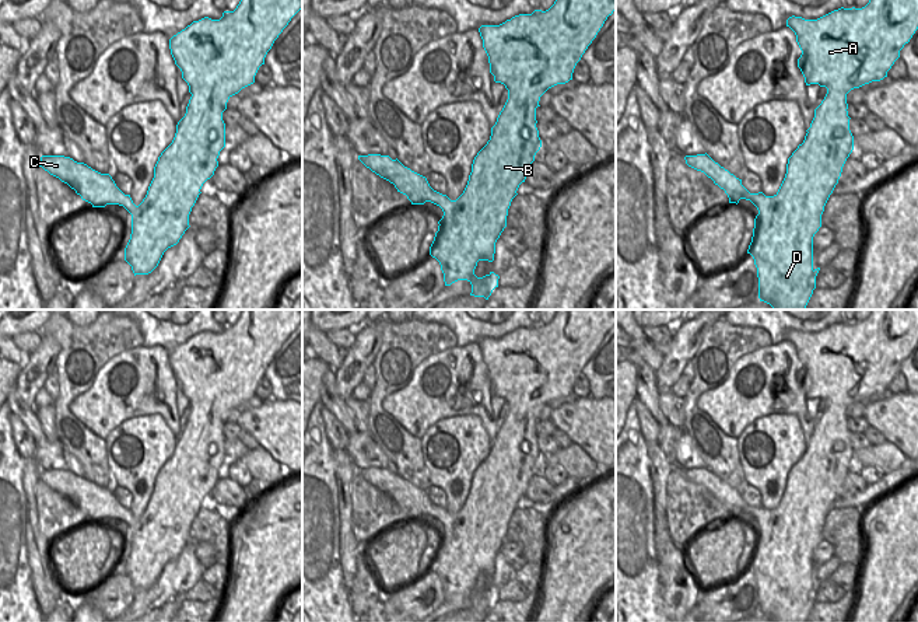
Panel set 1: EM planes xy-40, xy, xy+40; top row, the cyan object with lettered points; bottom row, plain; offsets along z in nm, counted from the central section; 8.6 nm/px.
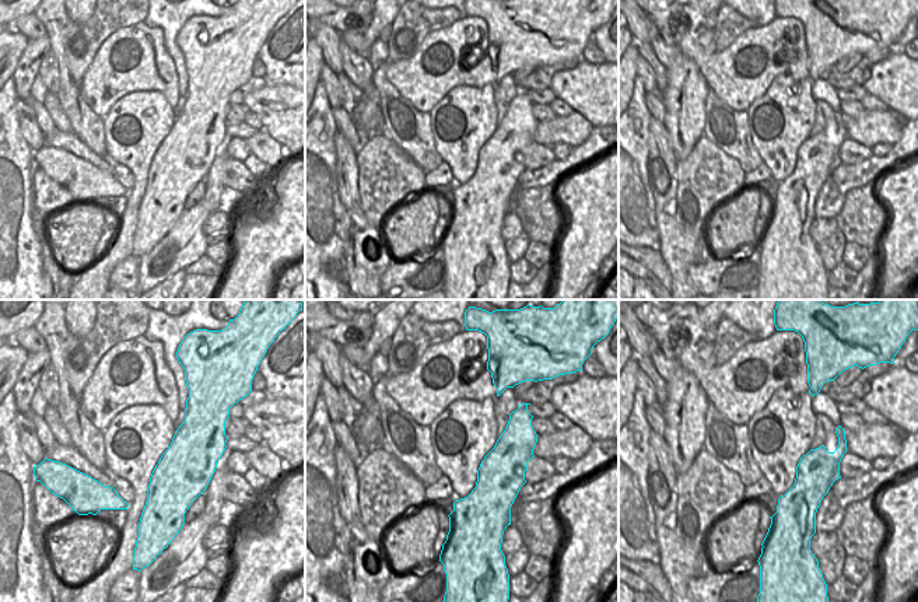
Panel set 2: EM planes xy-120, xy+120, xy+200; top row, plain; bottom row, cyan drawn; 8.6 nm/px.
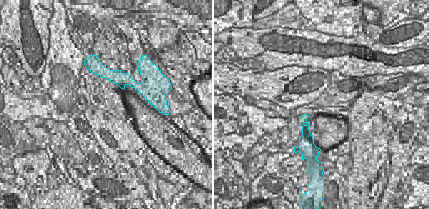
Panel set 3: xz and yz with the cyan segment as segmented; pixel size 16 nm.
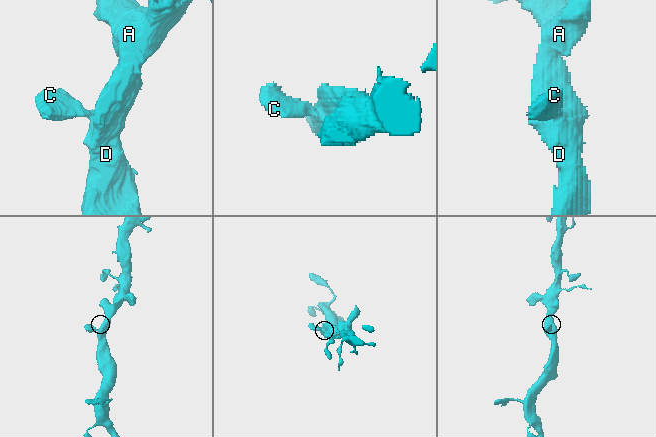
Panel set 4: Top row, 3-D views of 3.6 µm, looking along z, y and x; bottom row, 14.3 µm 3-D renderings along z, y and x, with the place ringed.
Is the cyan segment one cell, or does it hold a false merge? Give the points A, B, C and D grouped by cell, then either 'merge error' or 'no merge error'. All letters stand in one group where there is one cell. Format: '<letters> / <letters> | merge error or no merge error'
A B C D | no merge error

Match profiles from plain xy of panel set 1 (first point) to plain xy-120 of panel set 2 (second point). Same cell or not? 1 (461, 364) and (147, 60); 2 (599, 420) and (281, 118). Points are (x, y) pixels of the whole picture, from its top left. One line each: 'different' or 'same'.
1: same
2: same

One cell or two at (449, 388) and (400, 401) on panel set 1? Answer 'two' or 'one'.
one

